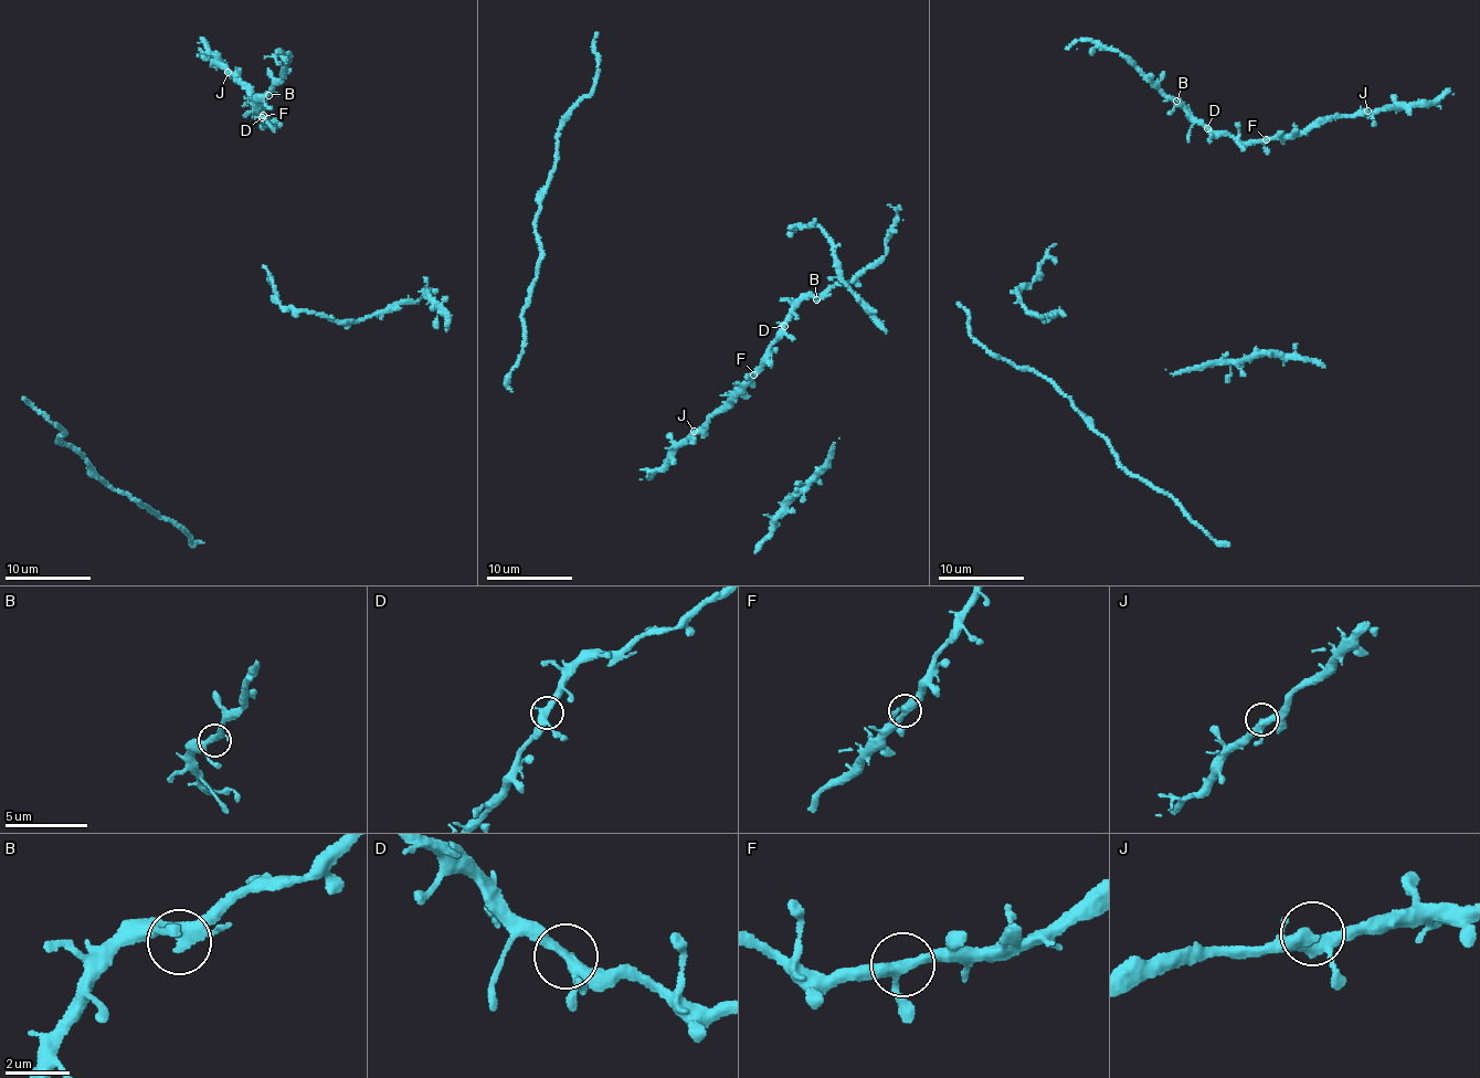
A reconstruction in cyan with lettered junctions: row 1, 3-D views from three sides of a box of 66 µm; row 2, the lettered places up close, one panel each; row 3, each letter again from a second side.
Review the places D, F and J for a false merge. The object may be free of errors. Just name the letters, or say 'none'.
none

